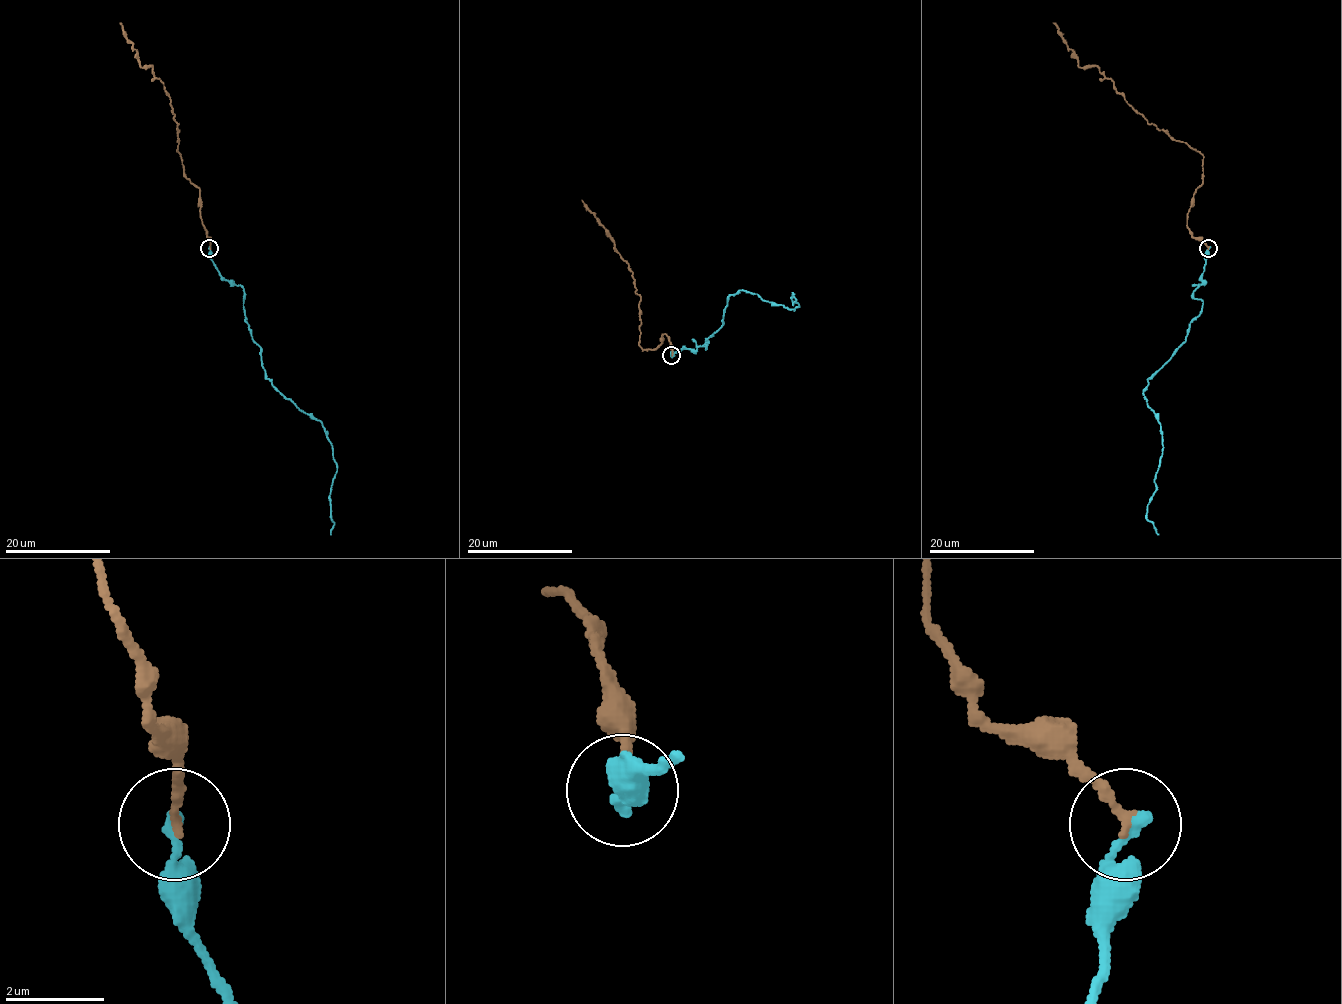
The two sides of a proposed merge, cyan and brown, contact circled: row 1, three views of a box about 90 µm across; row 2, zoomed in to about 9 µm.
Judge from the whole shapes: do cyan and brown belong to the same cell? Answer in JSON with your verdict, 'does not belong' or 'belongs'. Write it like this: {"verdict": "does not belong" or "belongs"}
{"verdict": "belongs"}

